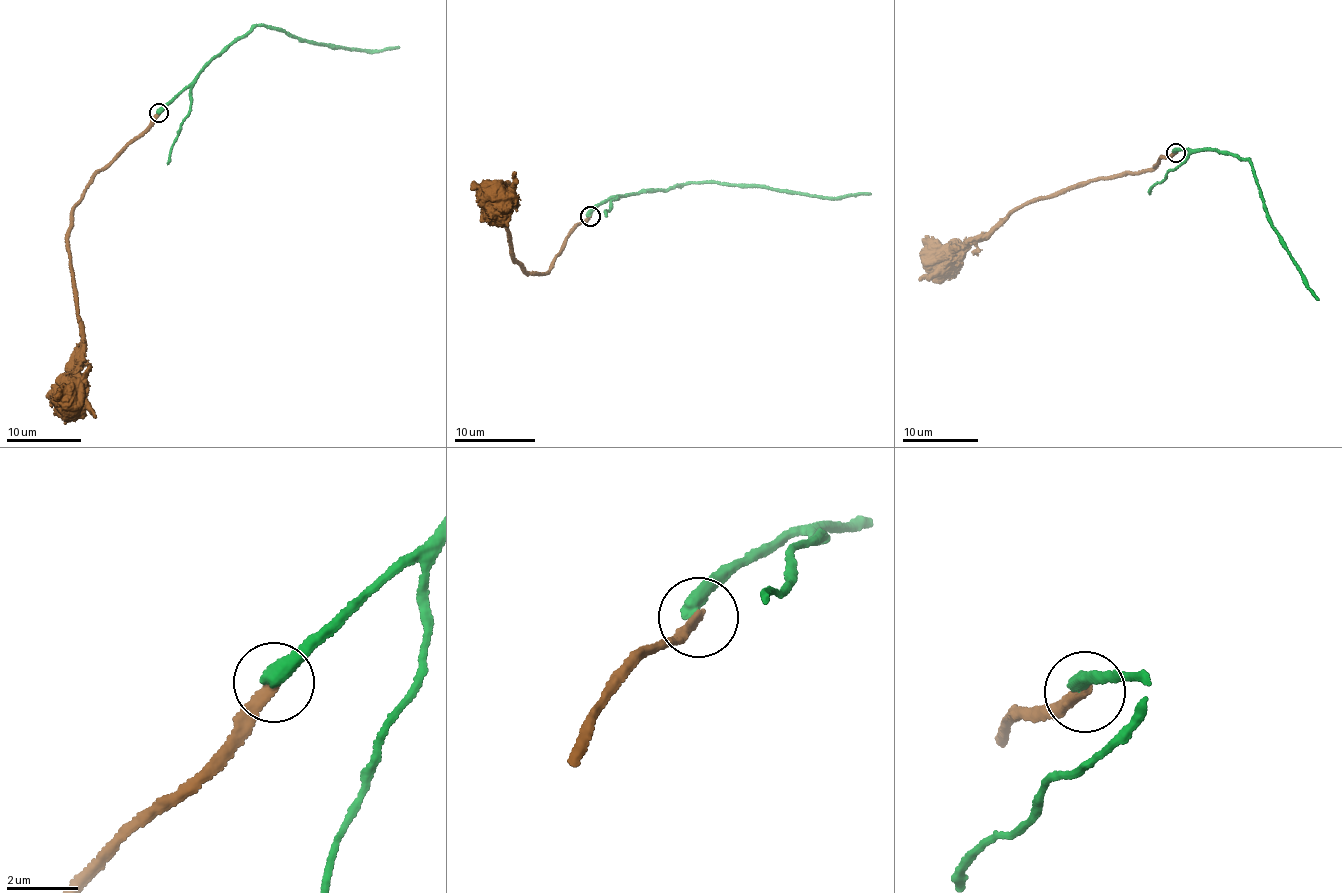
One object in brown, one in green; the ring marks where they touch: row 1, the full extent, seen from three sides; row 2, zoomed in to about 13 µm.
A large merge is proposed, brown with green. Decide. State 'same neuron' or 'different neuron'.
different neuron

